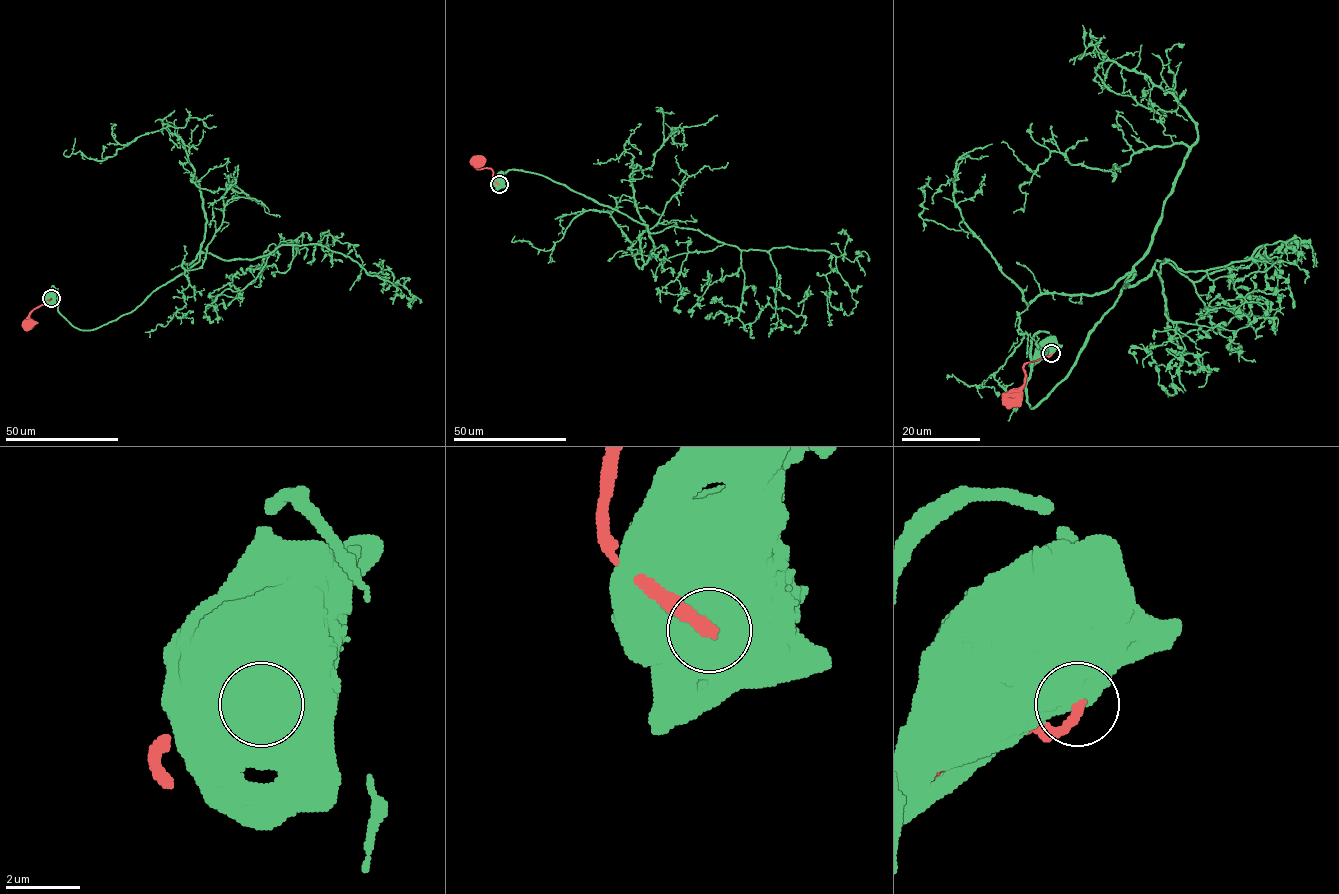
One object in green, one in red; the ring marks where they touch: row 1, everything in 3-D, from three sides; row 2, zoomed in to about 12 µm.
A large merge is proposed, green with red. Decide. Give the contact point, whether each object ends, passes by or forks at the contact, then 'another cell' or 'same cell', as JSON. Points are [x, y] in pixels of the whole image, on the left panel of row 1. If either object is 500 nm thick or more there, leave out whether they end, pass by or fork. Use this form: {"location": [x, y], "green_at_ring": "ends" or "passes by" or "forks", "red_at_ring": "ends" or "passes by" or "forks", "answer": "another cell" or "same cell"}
{"location": [51, 298], "answer": "another cell"}

